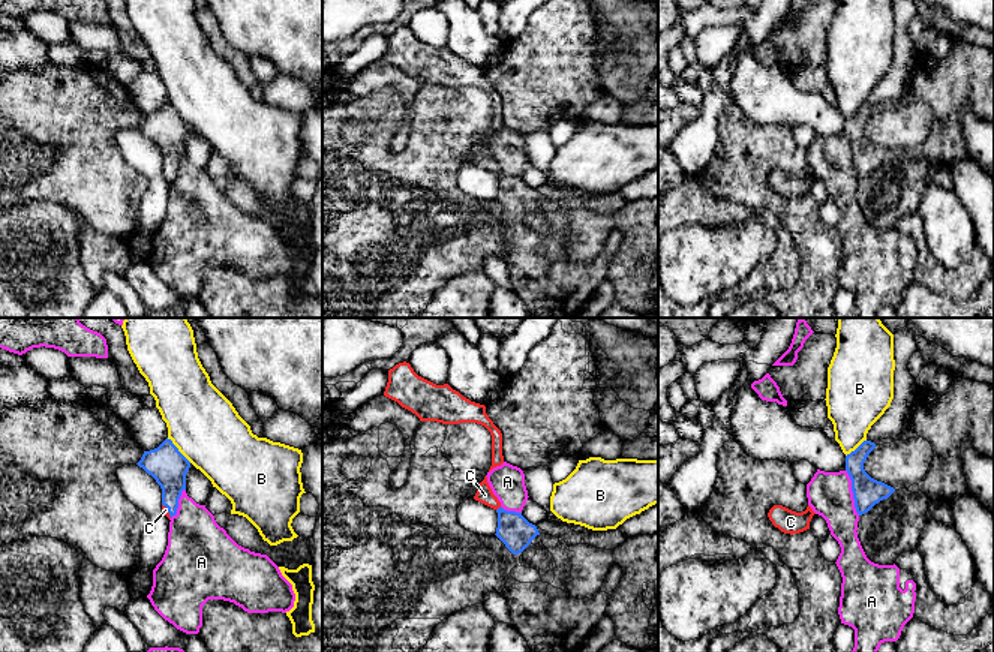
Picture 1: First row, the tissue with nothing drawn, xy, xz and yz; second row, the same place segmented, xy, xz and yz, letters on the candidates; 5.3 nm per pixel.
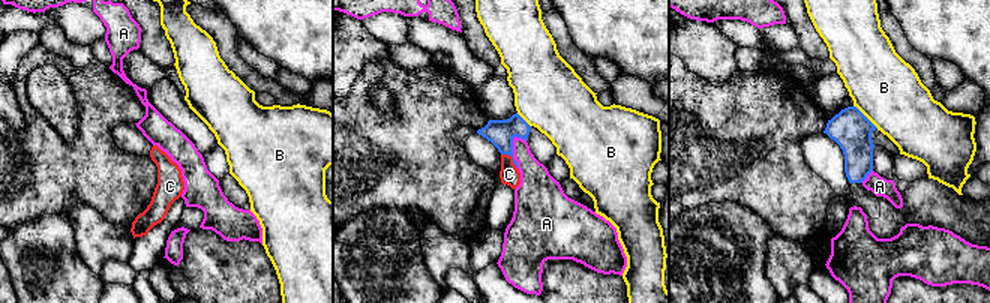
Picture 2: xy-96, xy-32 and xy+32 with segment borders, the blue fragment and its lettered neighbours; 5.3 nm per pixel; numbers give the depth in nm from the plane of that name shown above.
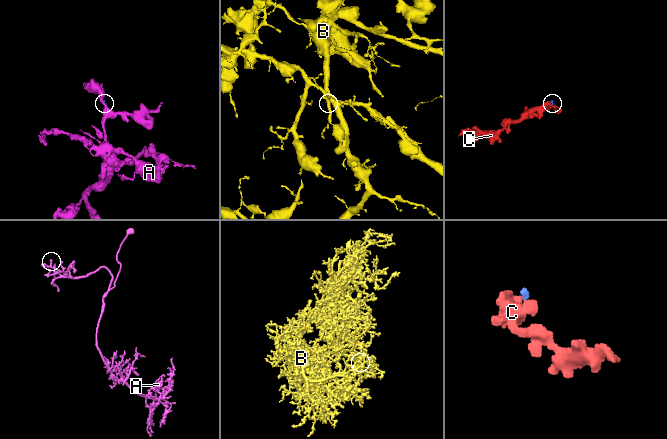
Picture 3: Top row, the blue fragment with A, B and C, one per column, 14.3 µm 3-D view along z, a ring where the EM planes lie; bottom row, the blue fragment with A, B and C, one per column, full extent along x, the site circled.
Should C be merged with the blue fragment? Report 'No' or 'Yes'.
Yes

